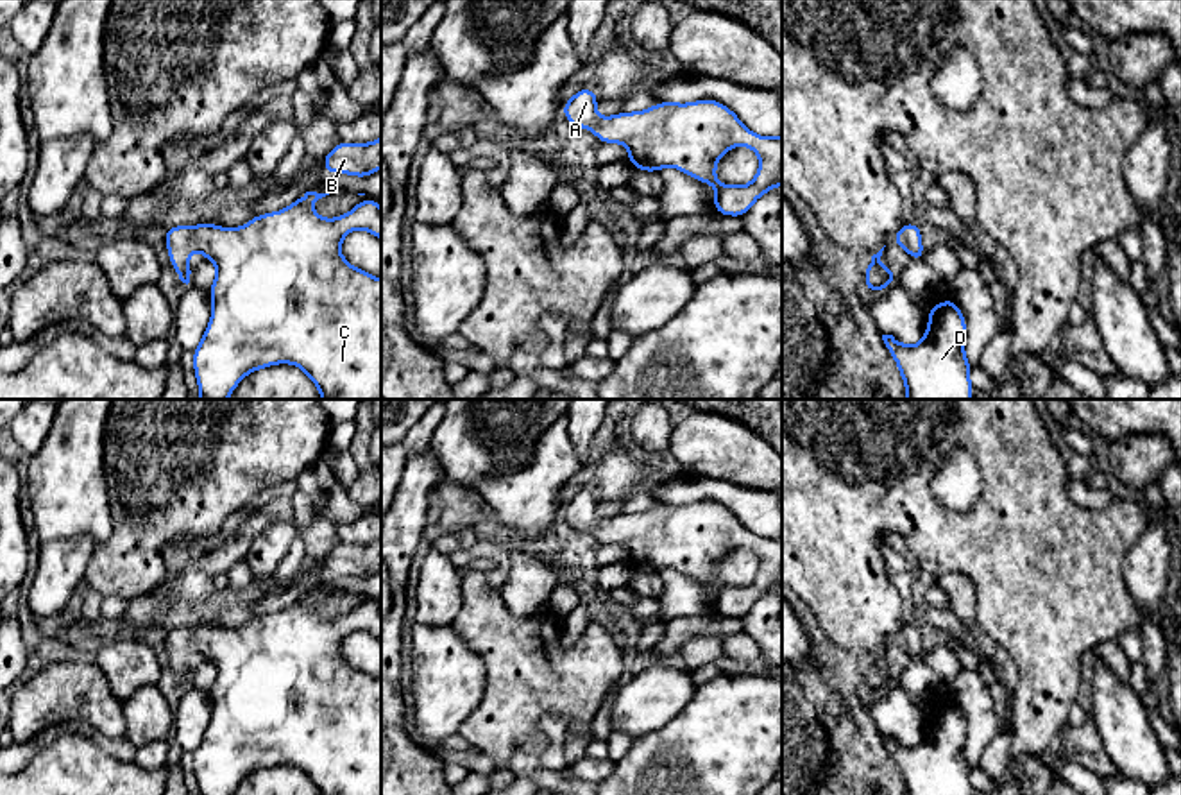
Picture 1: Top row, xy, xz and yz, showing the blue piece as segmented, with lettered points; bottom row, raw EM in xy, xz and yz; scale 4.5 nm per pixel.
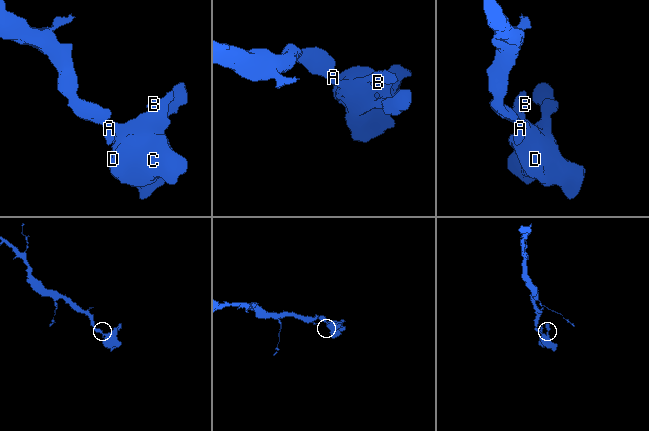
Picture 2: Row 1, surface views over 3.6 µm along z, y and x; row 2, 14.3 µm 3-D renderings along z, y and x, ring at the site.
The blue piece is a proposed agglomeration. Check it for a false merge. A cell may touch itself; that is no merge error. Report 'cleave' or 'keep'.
keep

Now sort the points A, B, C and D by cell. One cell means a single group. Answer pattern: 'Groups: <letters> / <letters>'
Groups: A B C D

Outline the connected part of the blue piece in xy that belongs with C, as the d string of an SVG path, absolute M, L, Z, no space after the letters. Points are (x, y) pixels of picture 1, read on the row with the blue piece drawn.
M306 192L288 208L256 215L245 226L240 227L218 227L213 222L200 222L191 227L166 226L165 245L170 256L172 269L177 272L183 283L190 283L191 270L188 267L188 260L193 251L200 251L208 261L217 265L217 278L209 286L211 319L199 346L191 351L193 372L200 394L199 399L227 399L247 374L279 363L297 365L317 385L322 399L381 399L381 279L361 269L353 267L340 252L342 240L356 227L369 231L370 235L381 240L381 197L378 201L365 199L342 217L322 218L320 215L313 213L313 204L329 193L333 192Z

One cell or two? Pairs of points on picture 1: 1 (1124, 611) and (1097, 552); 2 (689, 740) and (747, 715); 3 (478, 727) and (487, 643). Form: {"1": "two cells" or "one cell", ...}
{"1": "one cell", "2": "one cell", "3": "one cell"}

